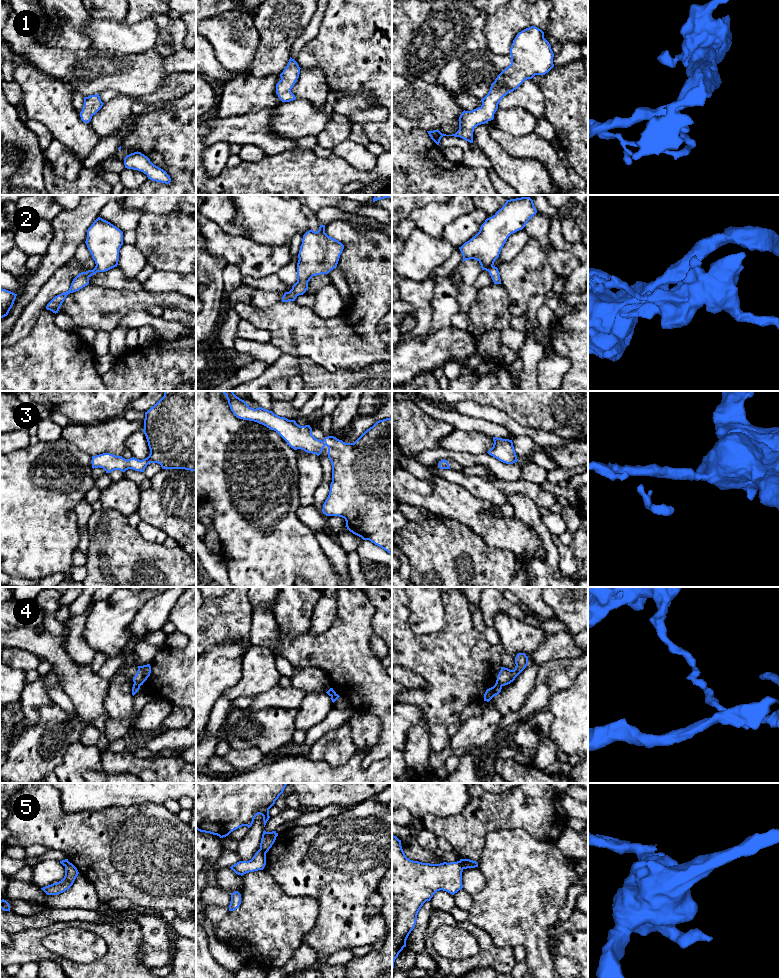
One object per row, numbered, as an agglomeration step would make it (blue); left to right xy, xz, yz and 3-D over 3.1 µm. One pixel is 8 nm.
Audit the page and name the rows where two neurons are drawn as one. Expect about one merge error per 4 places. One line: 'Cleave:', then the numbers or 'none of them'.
Cleave: 2, 4, 5

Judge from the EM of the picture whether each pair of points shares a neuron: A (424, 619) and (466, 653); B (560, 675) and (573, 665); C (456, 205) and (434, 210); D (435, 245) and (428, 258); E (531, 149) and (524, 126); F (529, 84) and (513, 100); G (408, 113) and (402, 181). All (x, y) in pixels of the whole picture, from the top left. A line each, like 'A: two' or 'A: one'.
A: two
B: one
C: one
D: one
E: two
F: one
G: two

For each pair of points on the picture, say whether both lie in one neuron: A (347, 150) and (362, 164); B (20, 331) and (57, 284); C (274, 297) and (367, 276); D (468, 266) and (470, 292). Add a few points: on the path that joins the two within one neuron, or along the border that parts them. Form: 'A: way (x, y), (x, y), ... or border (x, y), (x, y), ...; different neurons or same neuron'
A: way (351, 153), (358, 160); same neuron
B: way (27, 319), (32, 310), (45, 296); same neuron
C: border (281, 301), (268, 306), (258, 307); different neurons
D: way (468, 272), (468, 286); same neuron

